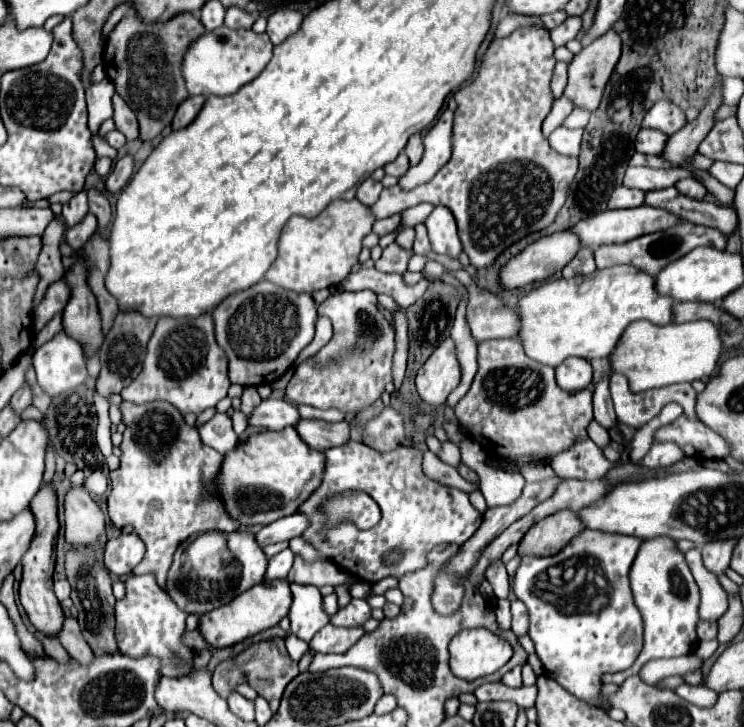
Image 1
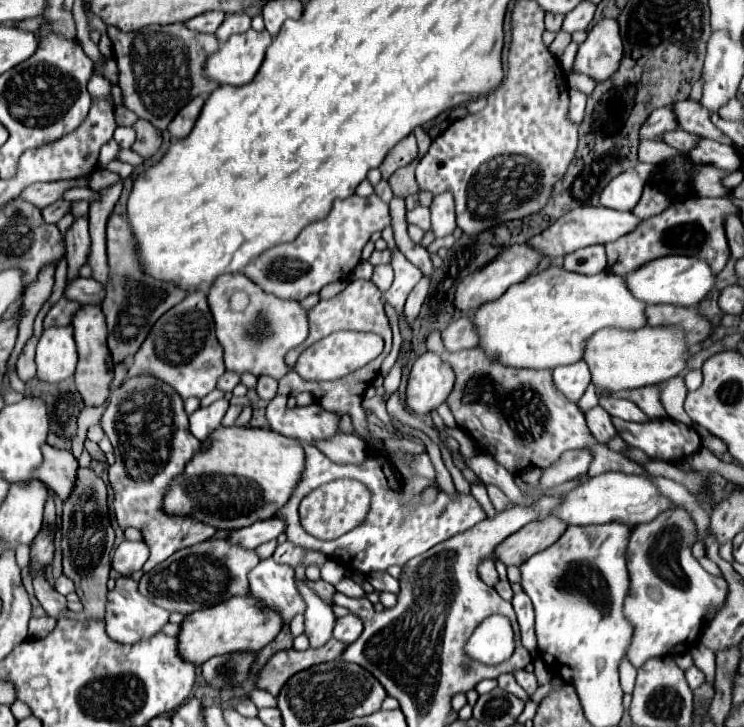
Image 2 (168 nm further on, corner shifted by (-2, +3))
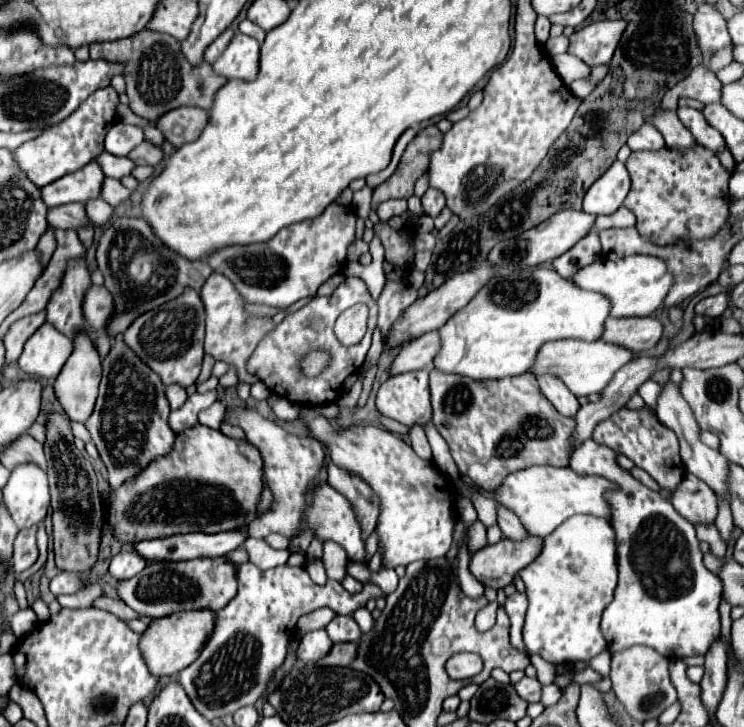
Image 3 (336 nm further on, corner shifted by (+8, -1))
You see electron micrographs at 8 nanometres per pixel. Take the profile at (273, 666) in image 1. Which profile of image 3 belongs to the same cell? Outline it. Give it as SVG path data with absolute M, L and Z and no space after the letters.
M344 643L344 645L332 645L330 653L318 661L318 665L348 665L352 657L356 655L356 643Z

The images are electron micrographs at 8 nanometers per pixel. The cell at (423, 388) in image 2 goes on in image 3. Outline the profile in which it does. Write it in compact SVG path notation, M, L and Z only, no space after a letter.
M428 369L400 373L384 381L376 395L376 407L382 415L408 427L428 423L432 417Z

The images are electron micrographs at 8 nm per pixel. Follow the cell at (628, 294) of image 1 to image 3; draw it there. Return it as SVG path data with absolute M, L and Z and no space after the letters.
M522 269L522 271L514 271L510 275L496 275L464 309L460 309L460 313L456 313L454 317L450 317L446 321L444 327L440 327L440 337L442 337L442 349L440 353L436 355L436 361L434 361L434 367L440 369L440 371L446 371L446 373L460 373L464 377L472 377L472 379L500 379L500 377L508 377L508 375L522 375L526 371L530 371L534 365L536 365L536 359L538 359L538 353L540 353L540 347L548 341L554 341L554 339L568 339L568 337L576 337L576 339L584 339L584 341L596 341L602 337L604 333L604 323L610 315L610 301L608 297L604 297L602 293L596 293L596 291L584 291L580 289L578 285L574 285L572 281L560 277L554 269Z

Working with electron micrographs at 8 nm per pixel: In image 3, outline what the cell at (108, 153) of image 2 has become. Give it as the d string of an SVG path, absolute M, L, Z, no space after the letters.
M108 151L100 153L96 157L96 163L100 165L100 169L106 177L114 177L114 179L120 179L122 175L128 175L134 167L134 163L128 157L116 157L116 155L110 155Z

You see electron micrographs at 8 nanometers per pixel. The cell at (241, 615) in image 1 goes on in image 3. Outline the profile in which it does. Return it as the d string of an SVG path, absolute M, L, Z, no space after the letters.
M188 611L188 613L172 613L168 617L156 619L146 631L144 631L144 641L140 641L140 649L144 653L144 659L152 673L158 677L164 675L176 675L188 665L192 665L200 649L206 645L206 641L212 637L216 627L216 613L214 611Z

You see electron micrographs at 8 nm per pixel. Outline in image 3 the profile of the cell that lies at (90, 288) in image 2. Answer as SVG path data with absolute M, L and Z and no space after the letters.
M90 285L84 295L84 319L94 329L104 329L104 321L108 319L108 313L112 313L112 297L108 297L108 289L100 285Z

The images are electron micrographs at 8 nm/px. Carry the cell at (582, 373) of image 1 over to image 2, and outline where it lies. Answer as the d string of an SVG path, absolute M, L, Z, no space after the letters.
M584 361L556 367L552 375L554 375L554 385L558 387L558 391L568 401L574 401L574 403L578 403L578 399L584 395L586 387L590 385L590 371Z

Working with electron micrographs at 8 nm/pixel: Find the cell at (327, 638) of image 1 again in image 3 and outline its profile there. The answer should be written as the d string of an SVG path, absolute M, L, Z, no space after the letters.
M336 615L330 625L326 627L328 637L334 643L346 643L346 641L358 641L362 631L358 627L358 623L352 619L352 615Z

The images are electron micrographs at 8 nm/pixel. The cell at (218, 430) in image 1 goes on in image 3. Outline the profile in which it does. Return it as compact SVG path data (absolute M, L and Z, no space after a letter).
M208 391L208 393L194 393L192 397L188 397L188 401L170 413L170 427L176 435L184 433L186 429L192 429L198 423L198 413L202 409L208 409L212 403L216 401L216 391Z

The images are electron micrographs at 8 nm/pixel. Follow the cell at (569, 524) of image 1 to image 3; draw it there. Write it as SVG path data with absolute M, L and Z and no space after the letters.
M528 535L522 541L502 539L496 545L486 545L470 559L472 575L488 587L500 589L512 583L516 573L532 563L542 551L542 537Z

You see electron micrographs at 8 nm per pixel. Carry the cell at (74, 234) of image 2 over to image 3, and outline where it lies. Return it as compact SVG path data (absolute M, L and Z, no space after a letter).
M70 259L64 279L60 281L56 293L52 293L52 299L46 305L46 323L54 325L60 333L68 333L70 339L80 325L86 325L82 317L82 297L88 285L90 273L86 267L86 259Z

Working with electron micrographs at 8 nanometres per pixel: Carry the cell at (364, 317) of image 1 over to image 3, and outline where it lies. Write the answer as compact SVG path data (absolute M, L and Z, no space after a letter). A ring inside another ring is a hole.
M346 277L344 283L338 285L338 289L332 295L312 299L306 307L290 313L276 327L276 331L272 331L266 339L262 339L262 343L256 347L256 351L252 353L252 357L248 361L248 373L256 375L274 395L280 395L292 403L302 405L302 407L330 405L340 395L342 379L346 379L346 375L358 373L358 369L362 367L366 353L370 349L370 343L372 343L372 333L376 327L376 315L378 315L378 305L370 297L366 283L358 277ZM356 303L366 303L370 307L368 331L358 345L344 347L344 345L340 345L340 341L334 335L334 323L340 317L340 313L344 313L348 307L352 307ZM314 347L332 349L332 353L336 353L336 361L332 361L332 369L328 369L328 373L324 373L324 377L312 377L312 379L300 377L300 369L298 369L300 357L304 357L304 353L308 353L308 349L314 349ZM336 385L338 385L338 389L336 389Z

